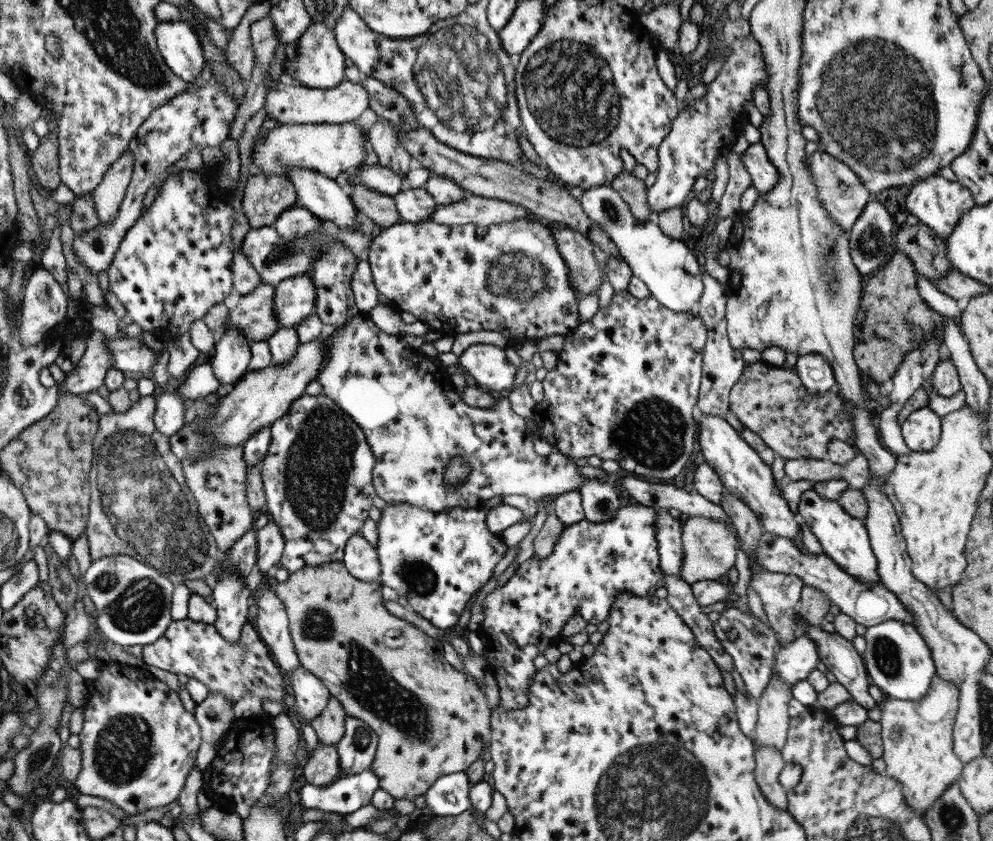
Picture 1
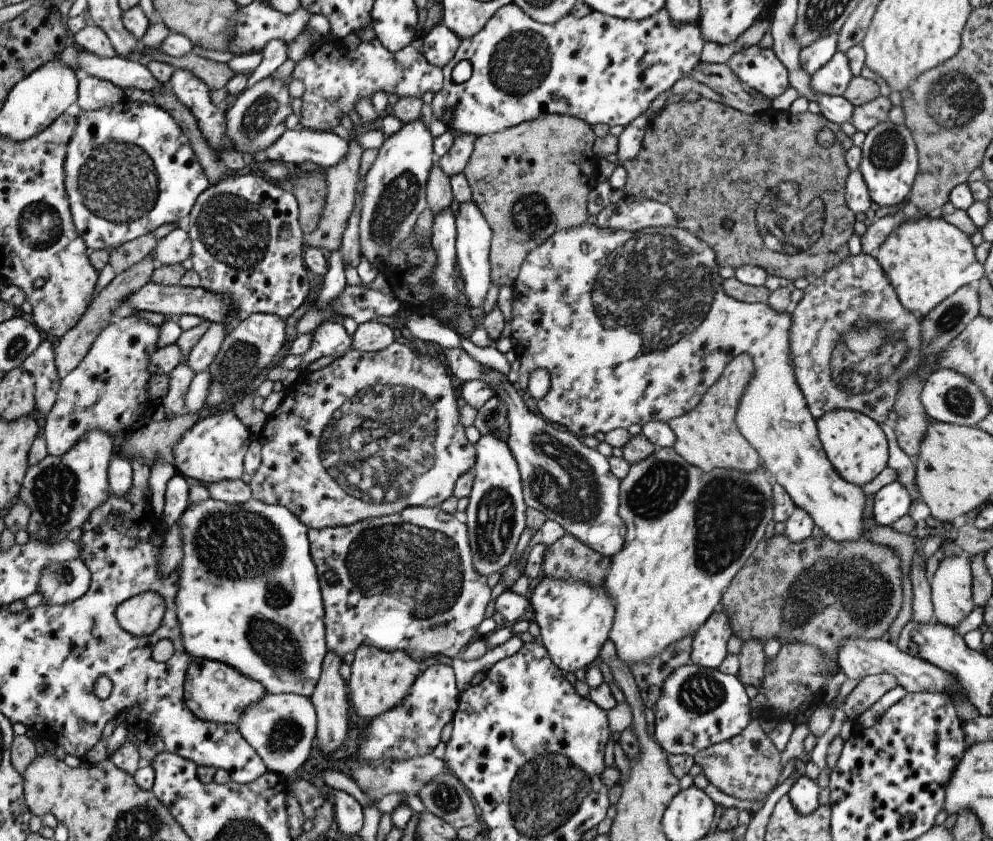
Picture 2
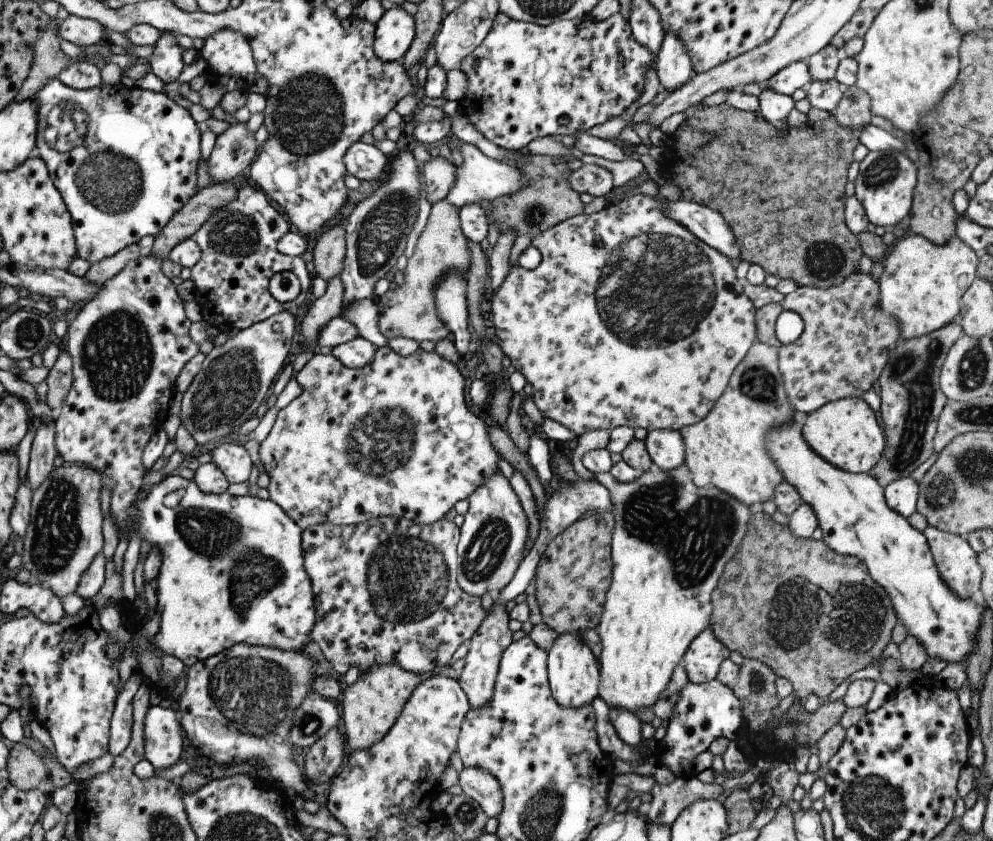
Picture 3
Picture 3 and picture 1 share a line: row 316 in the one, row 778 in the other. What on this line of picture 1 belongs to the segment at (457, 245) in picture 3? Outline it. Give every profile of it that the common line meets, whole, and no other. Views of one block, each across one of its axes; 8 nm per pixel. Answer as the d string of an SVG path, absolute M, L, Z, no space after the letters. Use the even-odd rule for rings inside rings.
M330 562L318 567L306 567L294 572L286 582L273 582L276 596L282 600L289 616L289 631L301 666L312 672L316 678L328 687L329 694L335 696L351 717L359 718L370 725L378 736L377 751L370 770L379 778L379 788L390 793L395 799L406 798L414 801L416 796L424 795L435 784L438 778L446 774L464 773L467 768L479 758L485 738L490 738L491 714L484 691L478 691L474 679L467 670L459 672L446 661L443 655L443 645L436 638L430 638L413 624L395 617L386 610L382 596L382 584L371 583L356 578L346 570L342 562Z

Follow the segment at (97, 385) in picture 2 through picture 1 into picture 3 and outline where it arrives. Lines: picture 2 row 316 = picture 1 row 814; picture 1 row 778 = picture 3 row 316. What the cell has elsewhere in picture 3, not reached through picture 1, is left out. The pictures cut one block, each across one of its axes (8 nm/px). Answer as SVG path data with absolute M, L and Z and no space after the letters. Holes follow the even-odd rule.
M143 252L138 258L131 260L114 278L108 279L102 286L101 291L89 300L79 310L75 319L70 322L64 340L61 343L64 350L70 353L72 359L73 383L66 396L66 400L60 411L57 412L55 418L55 447L60 461L80 462L87 464L91 469L97 470L105 480L115 480L116 484L111 492L111 516L116 525L124 527L127 524L127 515L130 507L135 502L138 492L141 490L143 479L146 474L142 467L143 450L146 448L148 441L152 435L162 430L166 416L168 416L168 408L170 400L177 392L177 378L184 365L199 351L198 345L190 338L189 330L193 323L185 313L184 302L176 293L176 286L162 272L162 259L147 255Z

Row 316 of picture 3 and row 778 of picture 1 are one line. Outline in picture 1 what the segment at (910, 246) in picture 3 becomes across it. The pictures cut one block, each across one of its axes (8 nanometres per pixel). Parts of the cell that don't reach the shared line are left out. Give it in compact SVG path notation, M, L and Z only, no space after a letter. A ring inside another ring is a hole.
M938 676L930 681L930 688L925 695L918 700L902 700L886 696L881 704L881 737L883 740L882 758L886 763L886 774L895 778L902 786L902 792L906 804L915 810L918 815L923 817L925 810L928 810L941 794L952 783L960 779L963 771L963 762L954 754L953 743L953 724L958 710L959 688L955 682L944 680Z

